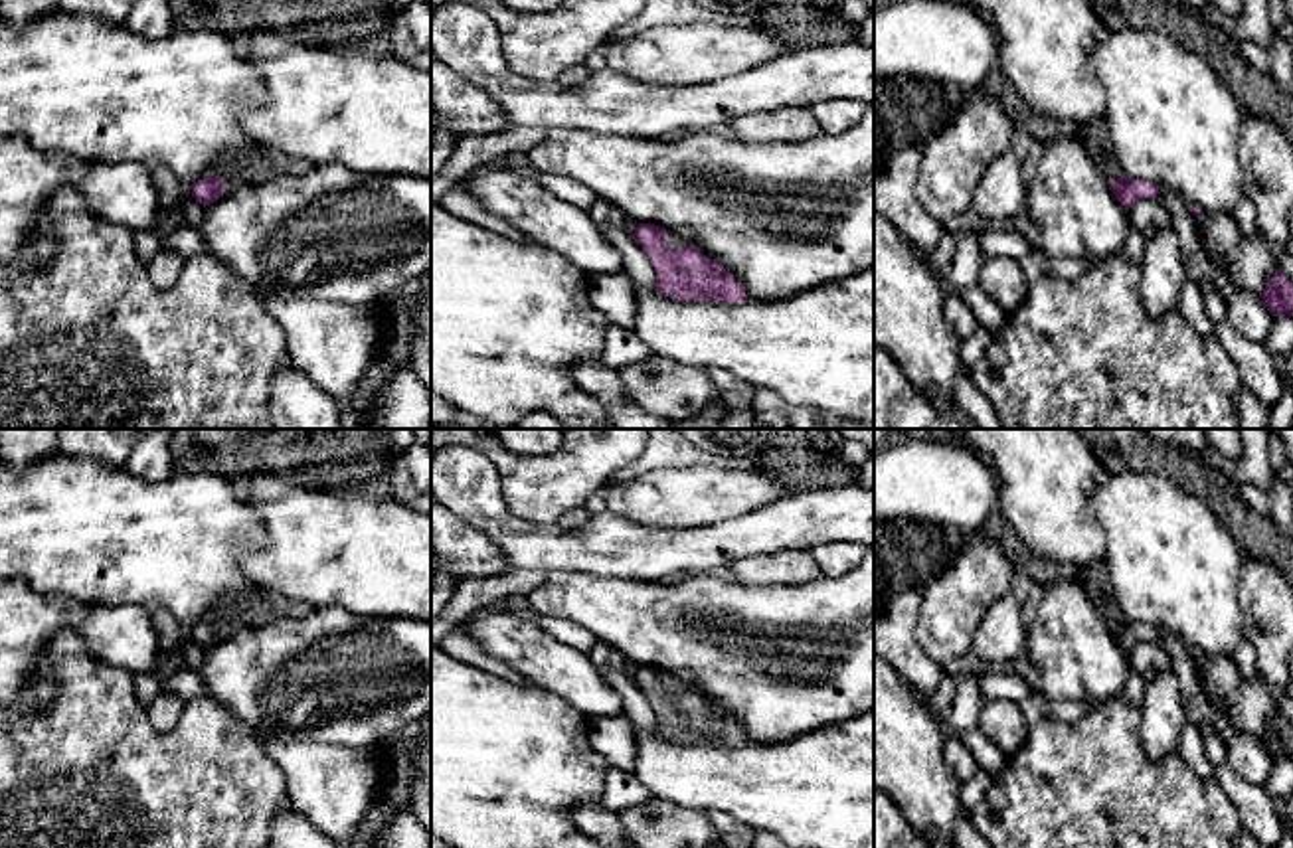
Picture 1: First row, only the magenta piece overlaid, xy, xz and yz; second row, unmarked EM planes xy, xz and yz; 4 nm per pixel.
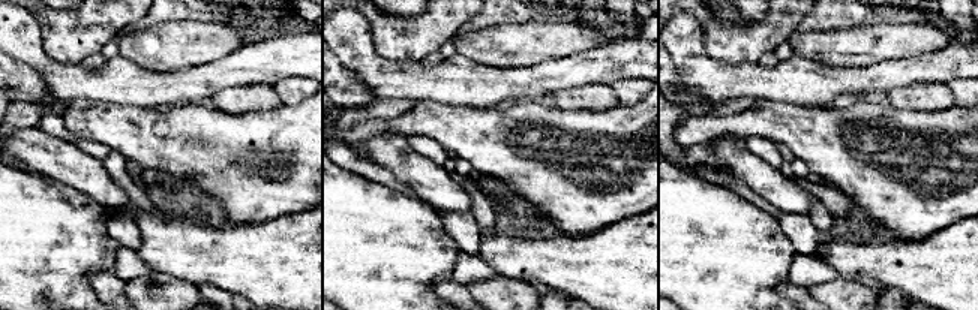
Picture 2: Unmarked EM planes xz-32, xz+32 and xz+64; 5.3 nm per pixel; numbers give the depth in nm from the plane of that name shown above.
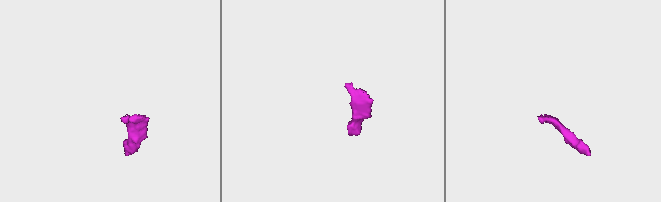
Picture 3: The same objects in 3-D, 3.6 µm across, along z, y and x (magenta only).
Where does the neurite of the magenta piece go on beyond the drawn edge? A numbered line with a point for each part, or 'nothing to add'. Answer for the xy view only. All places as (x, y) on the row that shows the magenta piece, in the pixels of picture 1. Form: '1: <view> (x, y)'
1: xy (238, 169)

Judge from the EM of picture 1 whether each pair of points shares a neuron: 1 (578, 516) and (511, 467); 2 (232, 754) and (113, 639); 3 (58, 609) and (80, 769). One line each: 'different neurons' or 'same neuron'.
1: different neurons
2: different neurons
3: different neurons

